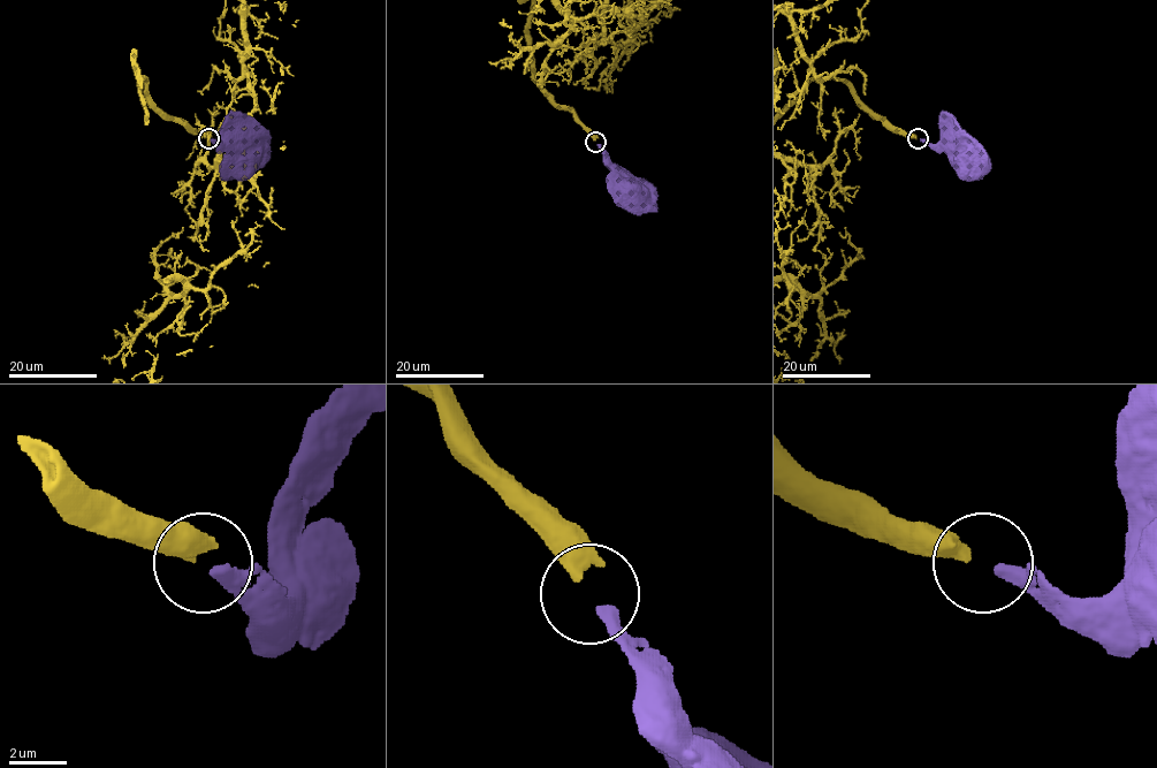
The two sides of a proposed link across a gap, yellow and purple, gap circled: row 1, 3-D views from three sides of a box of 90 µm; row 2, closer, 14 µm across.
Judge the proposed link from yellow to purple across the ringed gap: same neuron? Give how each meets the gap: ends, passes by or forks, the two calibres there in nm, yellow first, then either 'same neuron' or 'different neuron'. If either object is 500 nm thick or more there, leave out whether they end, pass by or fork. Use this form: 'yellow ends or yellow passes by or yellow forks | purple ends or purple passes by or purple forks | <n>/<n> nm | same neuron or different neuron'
500/460 nm | same neuron

